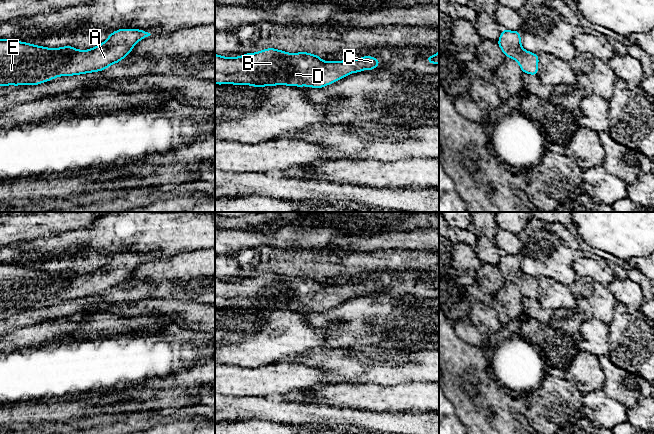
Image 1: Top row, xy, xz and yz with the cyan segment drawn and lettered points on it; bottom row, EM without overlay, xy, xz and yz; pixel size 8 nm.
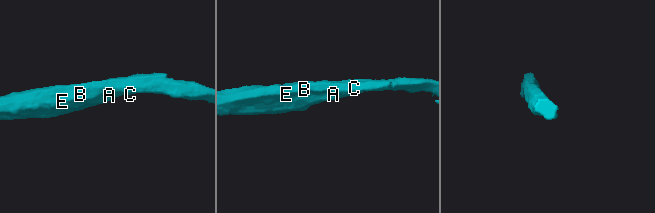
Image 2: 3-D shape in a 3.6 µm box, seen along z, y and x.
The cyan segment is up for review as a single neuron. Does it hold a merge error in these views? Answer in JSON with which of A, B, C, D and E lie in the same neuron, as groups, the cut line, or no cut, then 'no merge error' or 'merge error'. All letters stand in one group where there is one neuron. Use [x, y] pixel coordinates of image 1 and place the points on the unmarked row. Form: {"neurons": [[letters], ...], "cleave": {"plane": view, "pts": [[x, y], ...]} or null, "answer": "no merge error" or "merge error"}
{"neurons": [["A", "B", "C", "D", "E"]], "cleave": null, "answer": "no merge error"}

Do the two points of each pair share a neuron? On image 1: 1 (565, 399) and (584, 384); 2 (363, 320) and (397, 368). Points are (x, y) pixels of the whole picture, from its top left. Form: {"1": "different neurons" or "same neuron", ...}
{"1": "different neurons", "2": "different neurons"}

